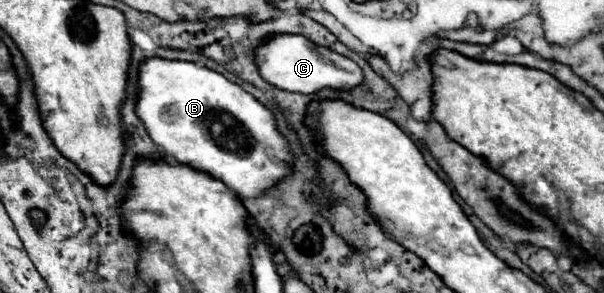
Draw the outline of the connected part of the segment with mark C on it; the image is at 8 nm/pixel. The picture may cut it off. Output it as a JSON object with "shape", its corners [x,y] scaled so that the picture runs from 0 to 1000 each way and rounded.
{"shape":[[[454,119],[450,133],[440,133],[434,160],[427,160],[424,195],[434,263],[447,290],[470,311],[517,324],[536,297],[546,297],[553,311],[583,311],[603,283],[603,249],[583,201],[543,160],[530,160],[500,119]]]}

